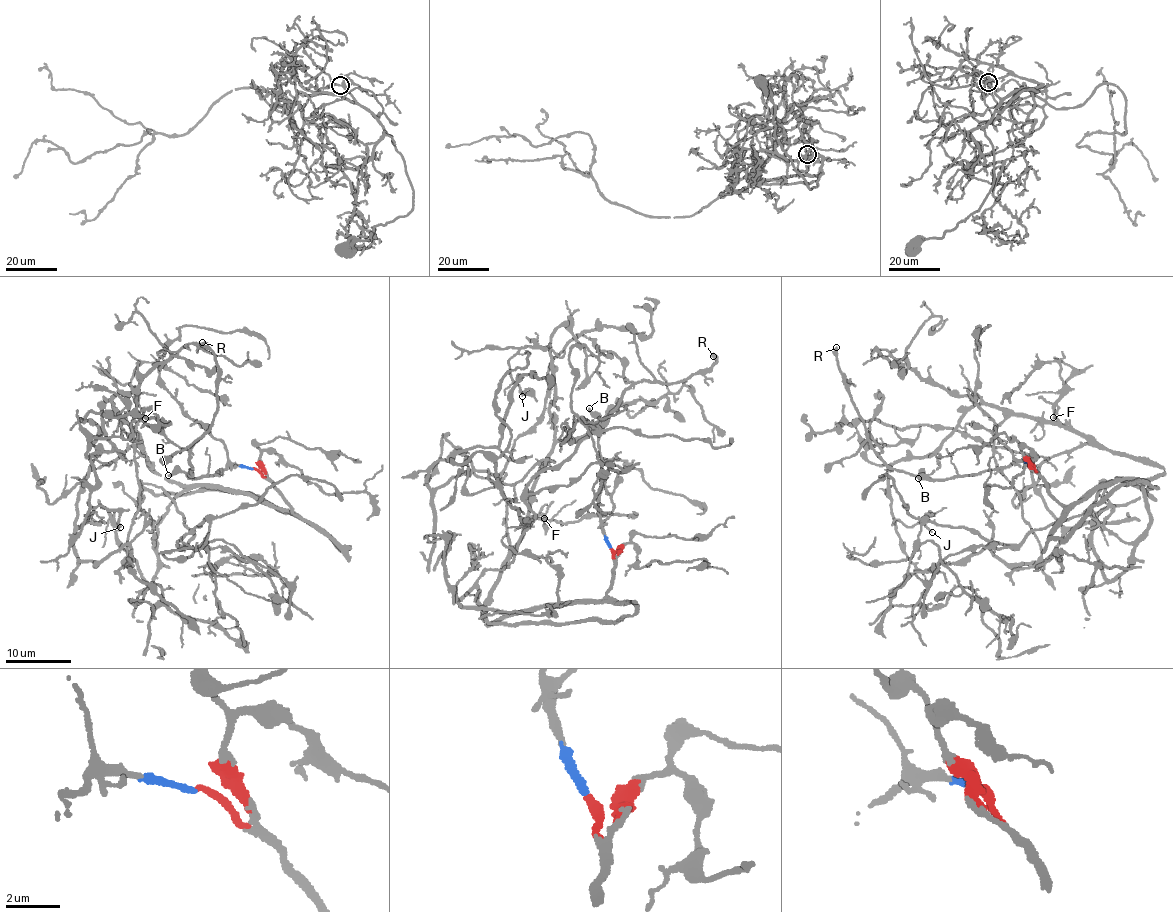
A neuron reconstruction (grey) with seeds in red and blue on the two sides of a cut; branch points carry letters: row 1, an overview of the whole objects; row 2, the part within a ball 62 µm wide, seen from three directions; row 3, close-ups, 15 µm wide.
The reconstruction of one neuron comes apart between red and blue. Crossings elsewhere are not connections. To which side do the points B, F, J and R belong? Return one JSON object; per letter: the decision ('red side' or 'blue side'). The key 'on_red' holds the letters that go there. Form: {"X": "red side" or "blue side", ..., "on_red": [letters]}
{"B": "blue side", "F": "red side", "J": "red side", "R": "blue side", "on_red": ["F", "J"]}

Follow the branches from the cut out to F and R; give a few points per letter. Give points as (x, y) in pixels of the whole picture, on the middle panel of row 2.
F: (611, 548), (604, 597), (486, 624), (484, 603), (509, 548), (523, 523), (544, 518)
R: (611, 547), (598, 496), (602, 421), (638, 382), (670, 383), (710, 370), (717, 363), (713, 356)

